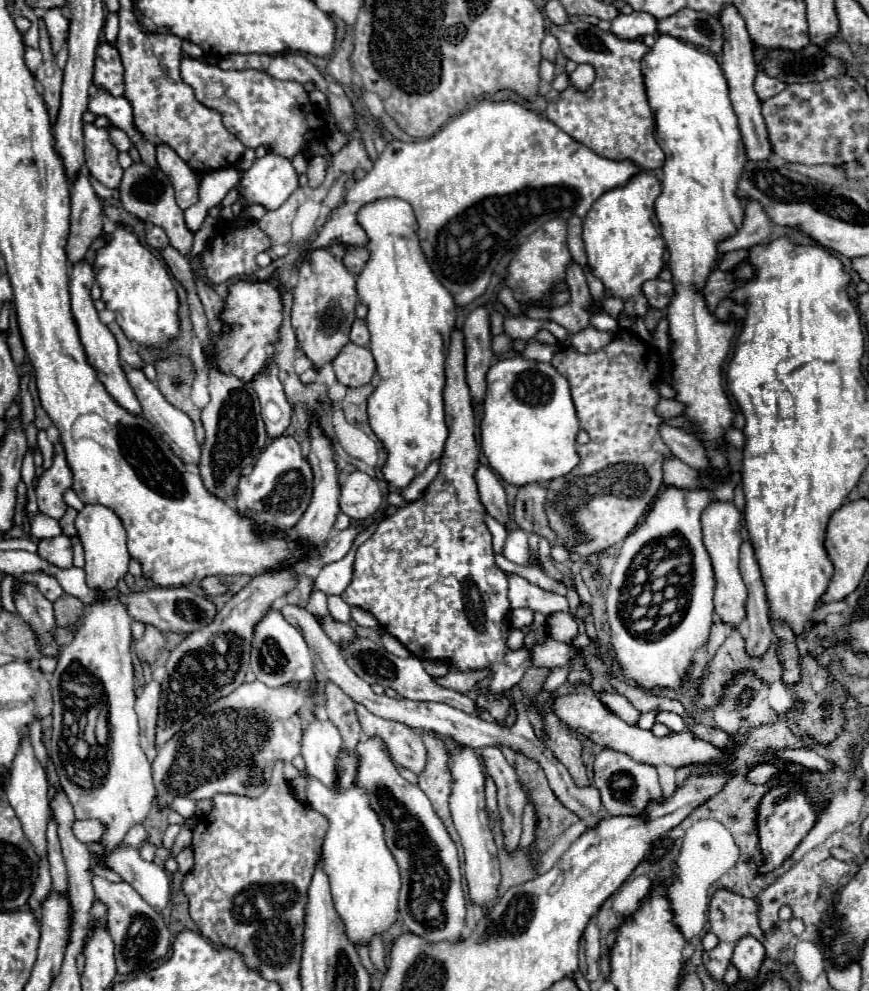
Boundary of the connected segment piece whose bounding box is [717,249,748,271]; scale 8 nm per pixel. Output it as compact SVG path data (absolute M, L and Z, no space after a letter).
M748 249L726 253L720 257L717 267L719 267L720 270L727 271L738 264L738 262L743 261L747 256Z

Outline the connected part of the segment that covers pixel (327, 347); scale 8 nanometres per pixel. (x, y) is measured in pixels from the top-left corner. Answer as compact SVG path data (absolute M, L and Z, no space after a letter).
M309 250L299 266L299 282L293 290L291 324L297 334L297 342L313 362L315 370L335 360L335 354L349 342L349 330L355 322L357 290L355 276L343 266L341 260L327 250Z

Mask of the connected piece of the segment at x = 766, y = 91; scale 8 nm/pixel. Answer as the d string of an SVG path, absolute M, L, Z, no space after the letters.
M759 72L757 78L755 78L755 92L757 92L761 102L775 96L775 94L779 94L781 90L785 90L785 86L787 86L785 82L779 82L777 78L771 78L771 76L763 74L763 72Z

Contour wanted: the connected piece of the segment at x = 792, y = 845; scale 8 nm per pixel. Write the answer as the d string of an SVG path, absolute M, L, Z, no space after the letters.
M789 780L783 782L781 786L773 788L767 792L759 804L759 816L757 816L757 832L759 832L759 846L763 850L765 862L759 868L761 872L771 872L785 858L793 854L797 844L807 836L807 832L813 828L817 820L817 804L809 804L803 792L803 782L801 780Z

